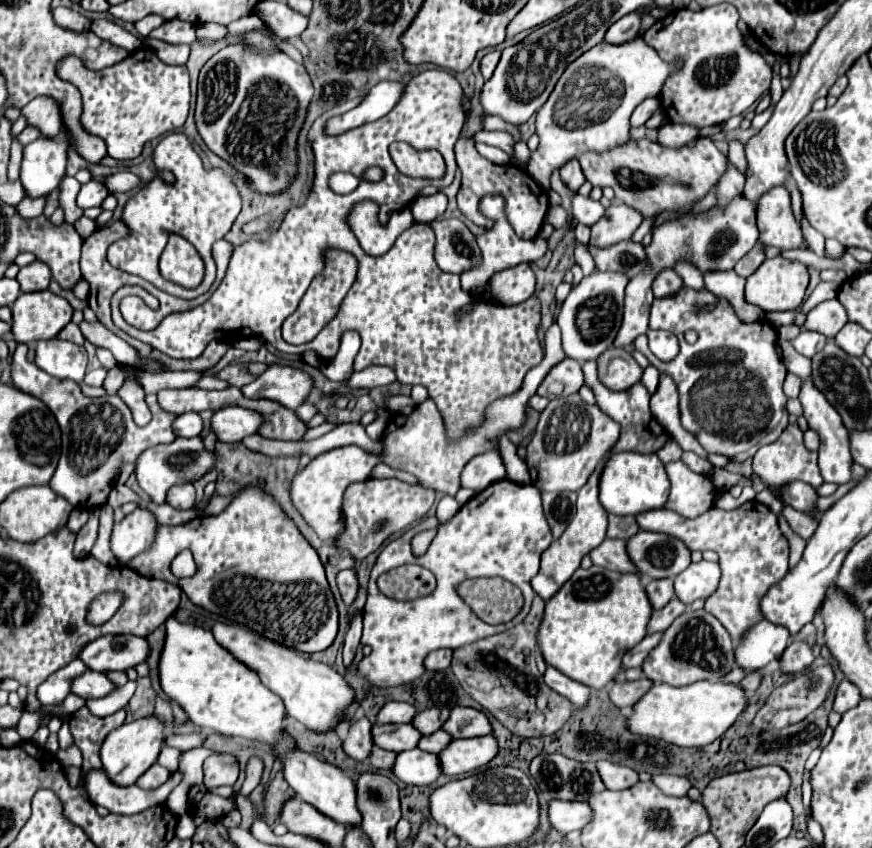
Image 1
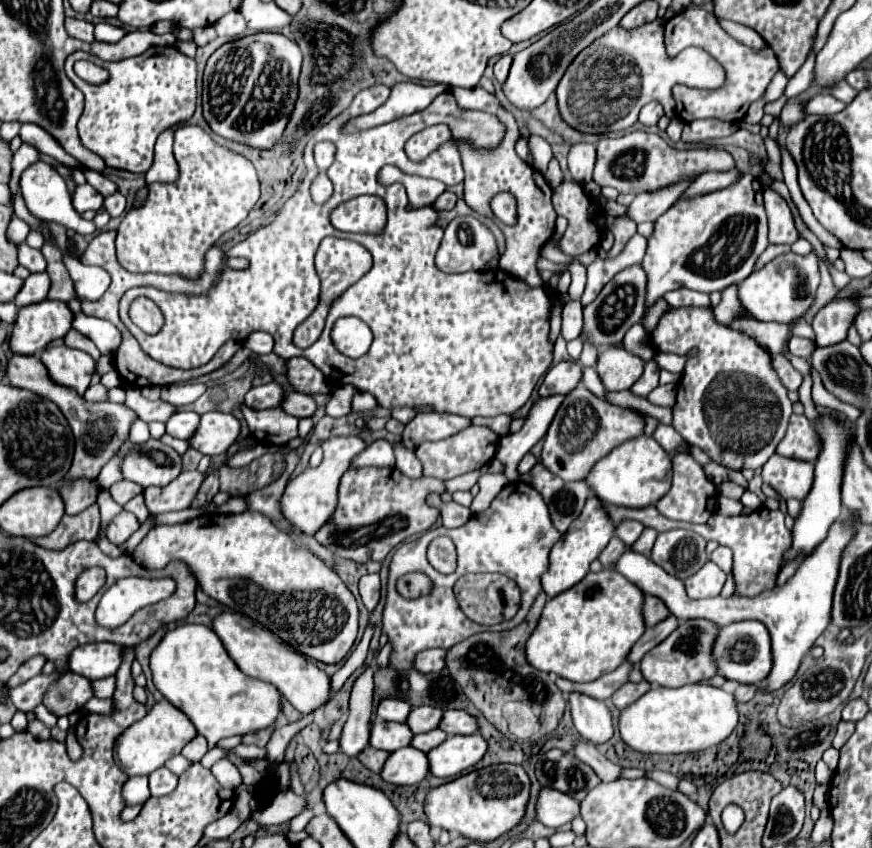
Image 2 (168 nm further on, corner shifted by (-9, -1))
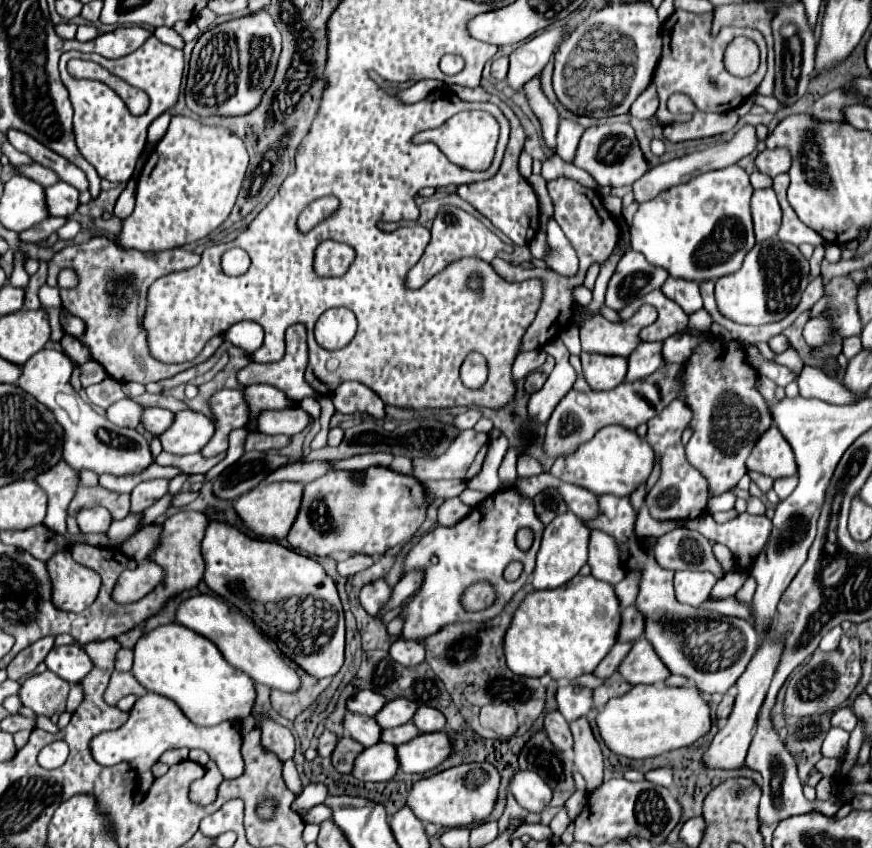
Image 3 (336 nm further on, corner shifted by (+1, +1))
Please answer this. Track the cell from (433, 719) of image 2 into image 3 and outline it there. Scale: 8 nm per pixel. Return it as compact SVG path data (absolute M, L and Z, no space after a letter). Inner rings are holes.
M397 697L393 701L387 701L385 707L375 715L375 721L383 727L383 729L391 729L397 725L405 725L411 721L413 713L415 713L417 705L405 697Z

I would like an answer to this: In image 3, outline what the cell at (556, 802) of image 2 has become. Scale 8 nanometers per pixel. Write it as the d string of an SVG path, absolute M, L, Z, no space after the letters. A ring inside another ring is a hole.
M517 771L511 777L509 791L517 799L517 803L525 807L529 813L541 813L549 805L553 795L545 781L531 771Z

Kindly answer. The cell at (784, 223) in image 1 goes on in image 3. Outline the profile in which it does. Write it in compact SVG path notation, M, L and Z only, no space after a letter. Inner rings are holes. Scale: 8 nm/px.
M761 189L753 193L751 217L753 217L753 231L757 241L777 235L781 225L781 207L773 189Z

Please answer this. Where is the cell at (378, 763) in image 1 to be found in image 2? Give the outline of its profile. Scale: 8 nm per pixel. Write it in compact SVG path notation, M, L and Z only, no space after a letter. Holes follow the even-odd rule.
M367 747L361 755L359 755L359 761L371 769L373 773L379 773L385 765L385 759L389 757L389 751L379 751L379 749L373 749L373 747Z

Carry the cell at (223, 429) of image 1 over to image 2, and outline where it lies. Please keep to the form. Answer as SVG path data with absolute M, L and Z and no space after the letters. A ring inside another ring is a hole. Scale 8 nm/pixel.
M205 413L189 443L205 455L223 455L241 433L241 423L231 413Z

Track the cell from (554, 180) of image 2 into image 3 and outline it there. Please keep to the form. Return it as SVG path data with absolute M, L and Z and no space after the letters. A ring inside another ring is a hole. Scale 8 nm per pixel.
M551 155L551 157L547 157L547 159L543 161L543 171L541 171L541 175L543 175L547 181L557 179L557 177L571 177L571 179L579 181L579 183L585 185L585 187L591 187L591 189L597 187L597 181L595 181L587 171L575 167L573 163L565 163L559 155Z

